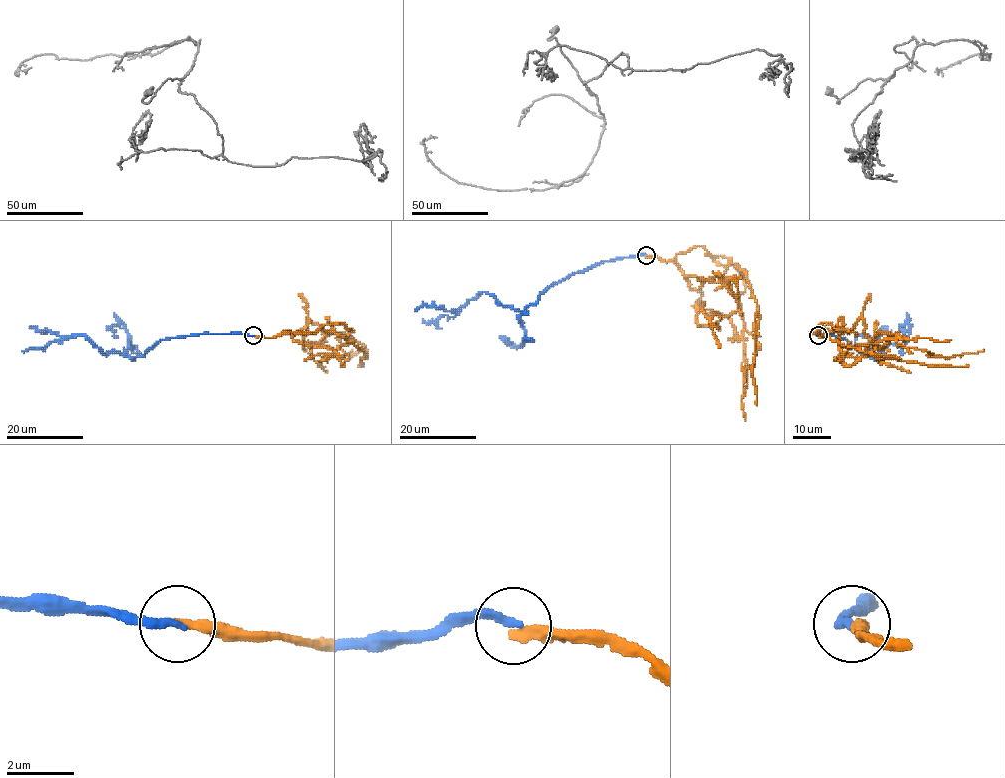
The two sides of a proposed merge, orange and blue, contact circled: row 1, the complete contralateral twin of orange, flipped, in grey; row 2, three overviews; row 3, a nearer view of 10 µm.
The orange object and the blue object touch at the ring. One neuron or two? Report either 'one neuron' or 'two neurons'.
two neurons

